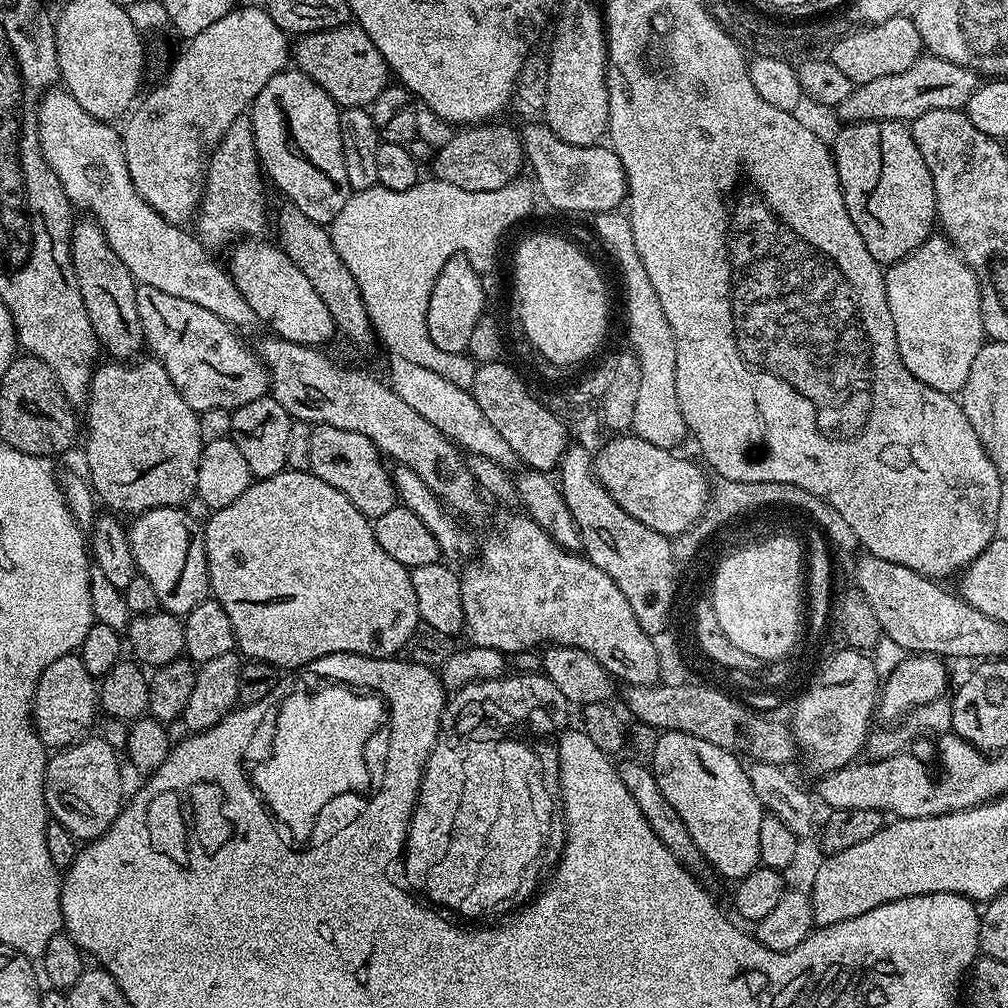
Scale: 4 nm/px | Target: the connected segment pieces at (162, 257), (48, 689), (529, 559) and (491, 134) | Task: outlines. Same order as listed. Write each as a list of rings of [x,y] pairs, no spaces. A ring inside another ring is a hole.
[[[53,86],[44,93],[40,108],[36,112],[36,121],[38,122],[38,138],[40,139],[40,149],[46,158],[46,162],[50,166],[50,170],[54,170],[54,174],[58,178],[58,182],[62,186],[62,190],[66,194],[68,203],[73,209],[80,210],[85,208],[87,215],[99,224],[101,230],[106,234],[106,242],[110,242],[110,248],[114,250],[114,254],[118,254],[118,258],[122,258],[122,266],[126,266],[126,270],[130,270],[133,280],[137,284],[145,284],[146,286],[154,286],[157,290],[163,290],[165,294],[174,294],[174,298],[186,298],[186,302],[194,302],[197,306],[206,306],[206,310],[210,310],[210,314],[218,314],[218,318],[225,320],[227,324],[232,325],[233,329],[257,327],[258,321],[254,310],[250,310],[250,302],[246,302],[246,298],[242,298],[242,294],[238,290],[238,286],[234,286],[231,276],[228,275],[225,265],[215,260],[206,245],[187,227],[179,224],[171,224],[166,218],[162,218],[162,214],[158,214],[158,210],[154,210],[154,206],[150,206],[150,202],[146,202],[146,198],[142,198],[142,194],[138,194],[138,190],[134,190],[134,182],[130,182],[130,170],[126,166],[126,154],[124,153],[124,138],[119,131],[116,132],[111,123],[107,120],[99,120],[90,114],[86,114],[86,110],[82,110],[82,106],[78,106],[78,102],[74,102],[74,98],[63,87]]]
[[[73,654],[58,658],[58,662],[50,662],[36,684],[36,698],[32,701],[32,715],[36,733],[45,748],[59,750],[76,743],[85,735],[84,732],[93,724],[98,716],[98,684],[82,666],[79,655]]]
[[[527,514],[519,515],[506,517],[504,525],[485,544],[479,545],[478,555],[463,565],[459,573],[464,632],[469,641],[505,654],[524,652],[527,648],[539,649],[544,645],[570,646],[586,650],[609,676],[621,676],[625,685],[655,685],[661,679],[662,654],[655,649],[656,640],[648,636],[638,624],[638,618],[634,618],[634,610],[630,610],[626,594],[614,586],[614,578],[598,570],[587,556],[558,546],[558,542],[554,542],[554,538],[550,538],[550,534],[546,534],[546,530],[542,530],[542,526]]]
[[[485,122],[475,126],[465,127],[457,136],[452,136],[440,149],[431,157],[431,175],[442,182],[450,182],[450,186],[462,186],[462,190],[498,190],[502,186],[513,183],[520,172],[520,167],[525,167],[524,146],[522,136],[519,131],[515,132],[512,128],[507,128],[501,122]]]

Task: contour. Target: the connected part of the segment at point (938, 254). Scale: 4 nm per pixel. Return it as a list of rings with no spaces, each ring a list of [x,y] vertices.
[[[933,234],[923,240],[909,256],[896,264],[887,265],[884,273],[886,302],[890,306],[890,318],[894,318],[894,334],[898,342],[898,354],[918,378],[934,390],[949,394],[959,393],[970,374],[970,366],[978,350],[986,342],[984,323],[980,313],[980,287],[970,266],[962,259],[951,240],[943,234]]]

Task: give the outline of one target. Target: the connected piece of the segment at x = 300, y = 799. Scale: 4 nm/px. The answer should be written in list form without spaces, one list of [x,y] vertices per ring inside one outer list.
[[[332,684],[329,688],[320,688],[316,696],[311,696],[308,692],[292,692],[280,704],[280,713],[276,716],[276,729],[272,732],[272,753],[257,766],[252,772],[252,784],[260,791],[262,799],[268,803],[270,811],[276,815],[276,820],[299,842],[306,842],[312,833],[314,822],[318,818],[318,810],[330,802],[330,798],[338,798],[347,792],[359,792],[361,794],[369,791],[368,783],[371,782],[372,776],[368,773],[368,760],[364,757],[364,751],[368,748],[368,739],[375,734],[380,728],[380,723],[384,720],[384,704],[376,696],[363,696],[360,692],[351,692],[348,688],[343,688],[340,684]]]

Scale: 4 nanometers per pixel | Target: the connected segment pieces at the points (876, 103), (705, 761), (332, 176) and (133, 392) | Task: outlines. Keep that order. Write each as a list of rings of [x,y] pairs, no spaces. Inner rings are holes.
[[[922,54],[902,74],[886,74],[886,78],[874,78],[874,82],[857,84],[852,93],[834,109],[840,122],[857,124],[859,120],[917,120],[926,110],[963,109],[970,94],[978,87],[977,73],[966,66],[946,62],[931,54]]]
[[[664,730],[660,732],[650,765],[659,789],[677,810],[678,818],[682,818],[703,862],[731,882],[739,882],[761,867],[758,833],[766,815],[758,795],[754,794],[747,767],[740,763],[737,753],[722,750],[722,746],[706,742],[706,738]]]
[[[295,66],[274,74],[250,109],[256,157],[267,179],[288,195],[287,203],[298,206],[306,218],[325,226],[338,218],[350,195],[342,158],[341,111],[318,82]]]
[[[144,359],[101,363],[92,373],[92,385],[86,397],[88,445],[84,448],[84,460],[88,463],[87,475],[99,503],[116,514],[139,514],[155,508],[184,506],[196,496],[198,458],[202,447],[198,413],[186,406],[186,398],[178,394],[174,382],[170,382],[170,374],[159,360]]]

